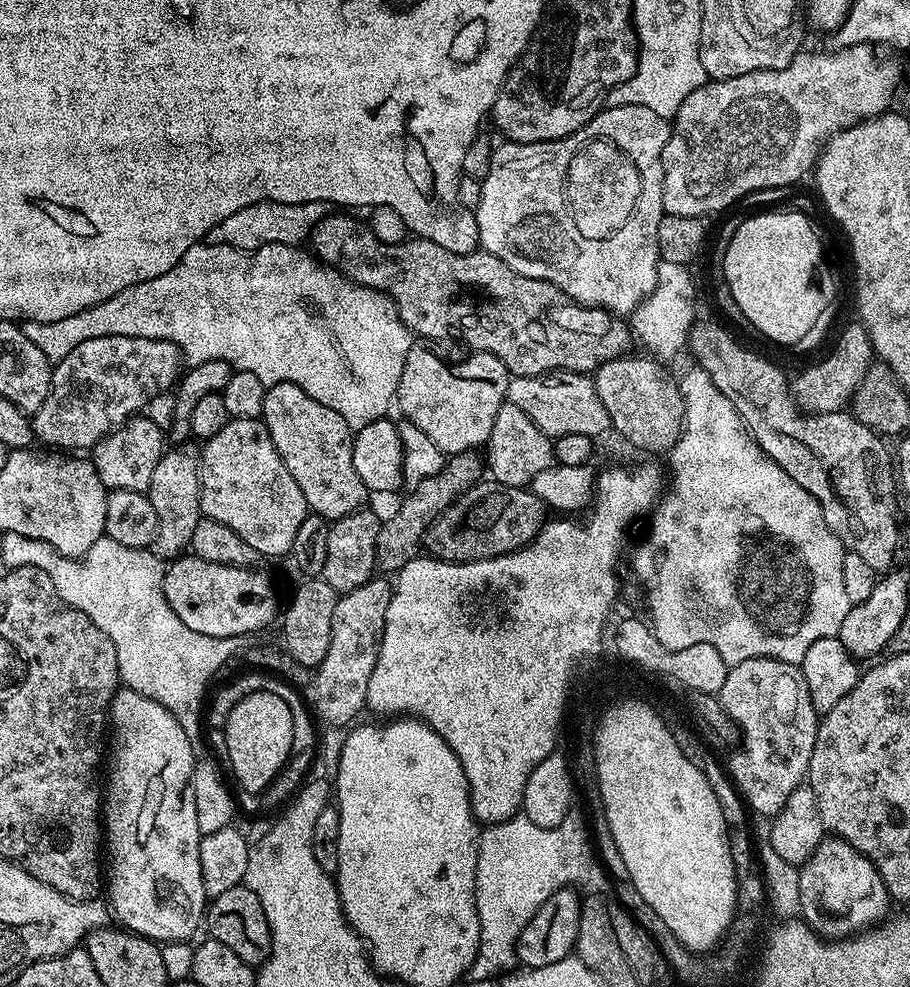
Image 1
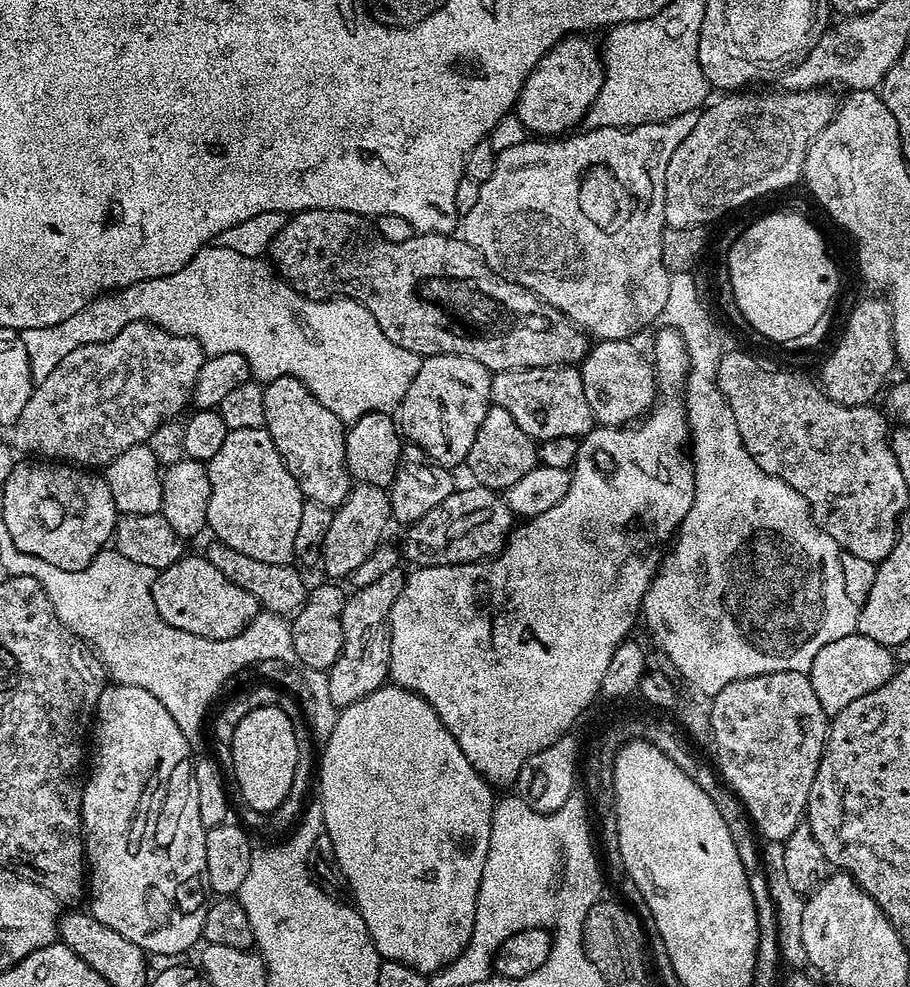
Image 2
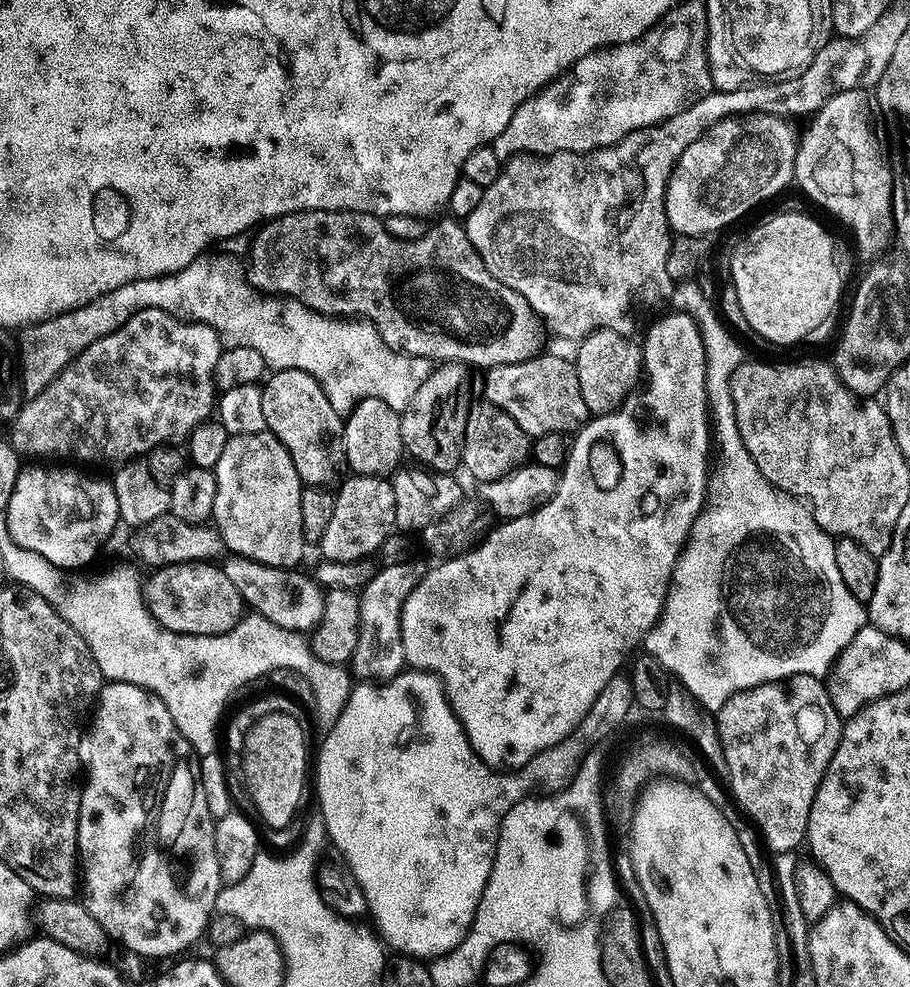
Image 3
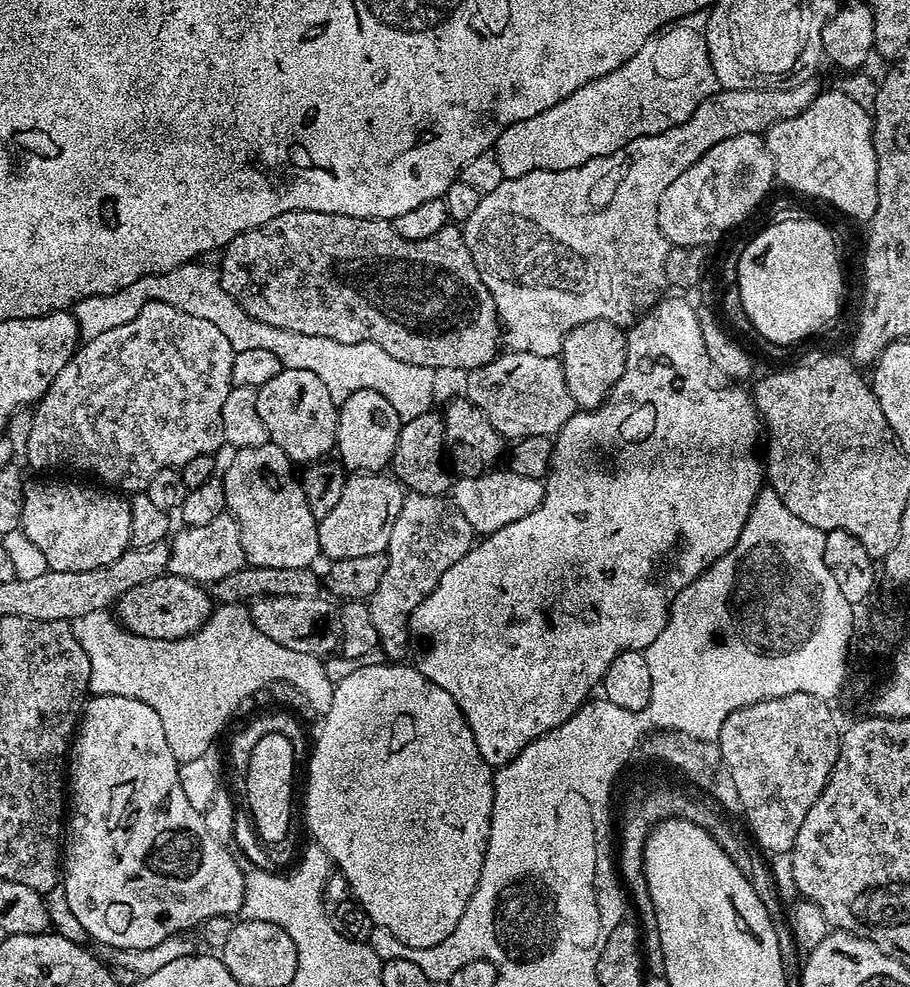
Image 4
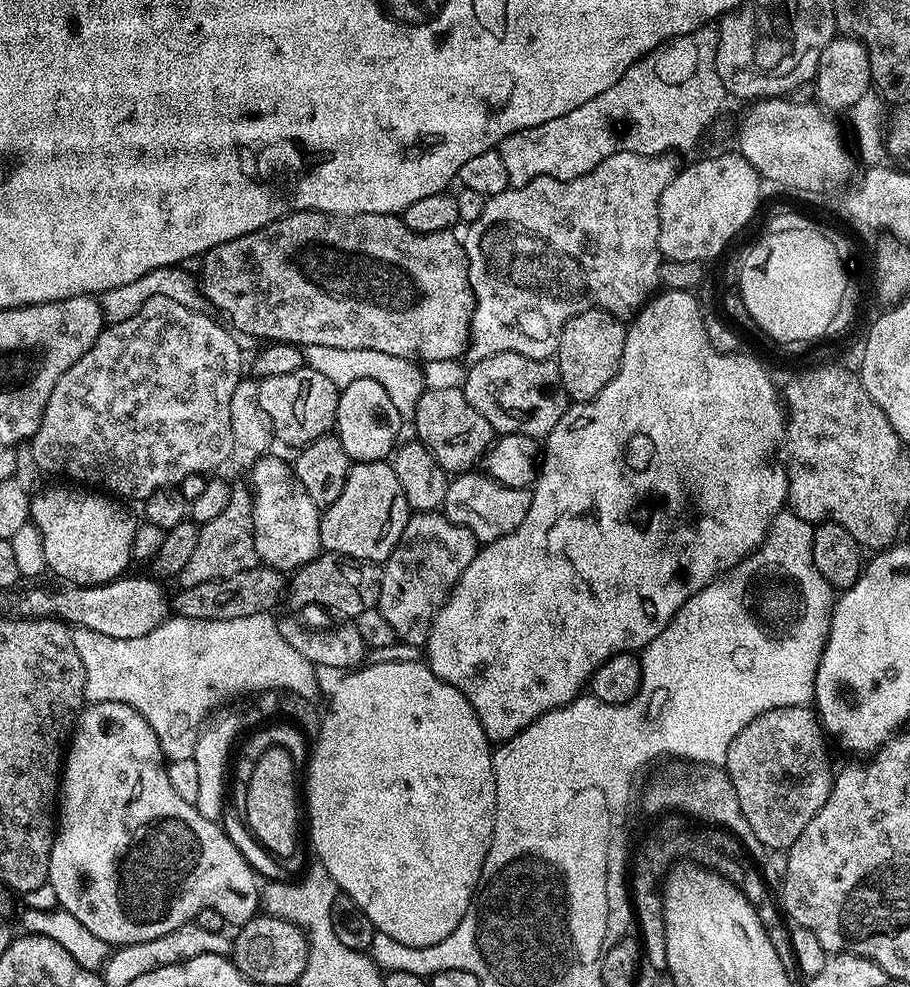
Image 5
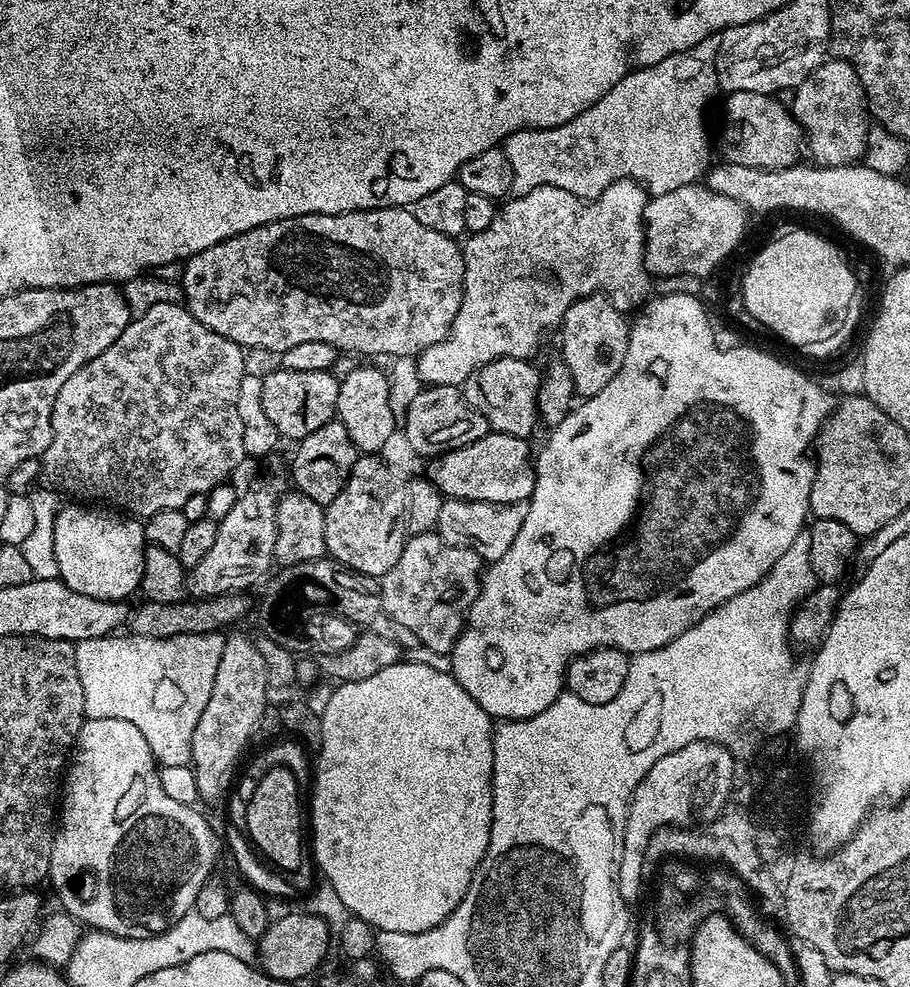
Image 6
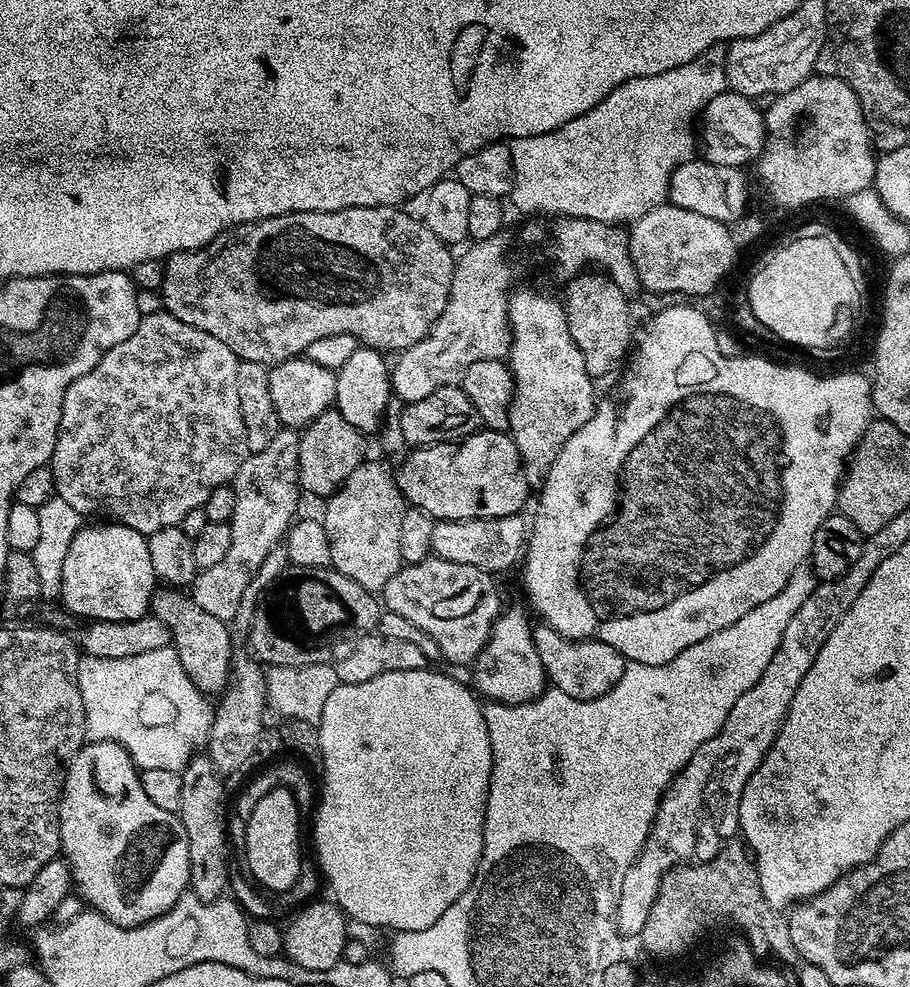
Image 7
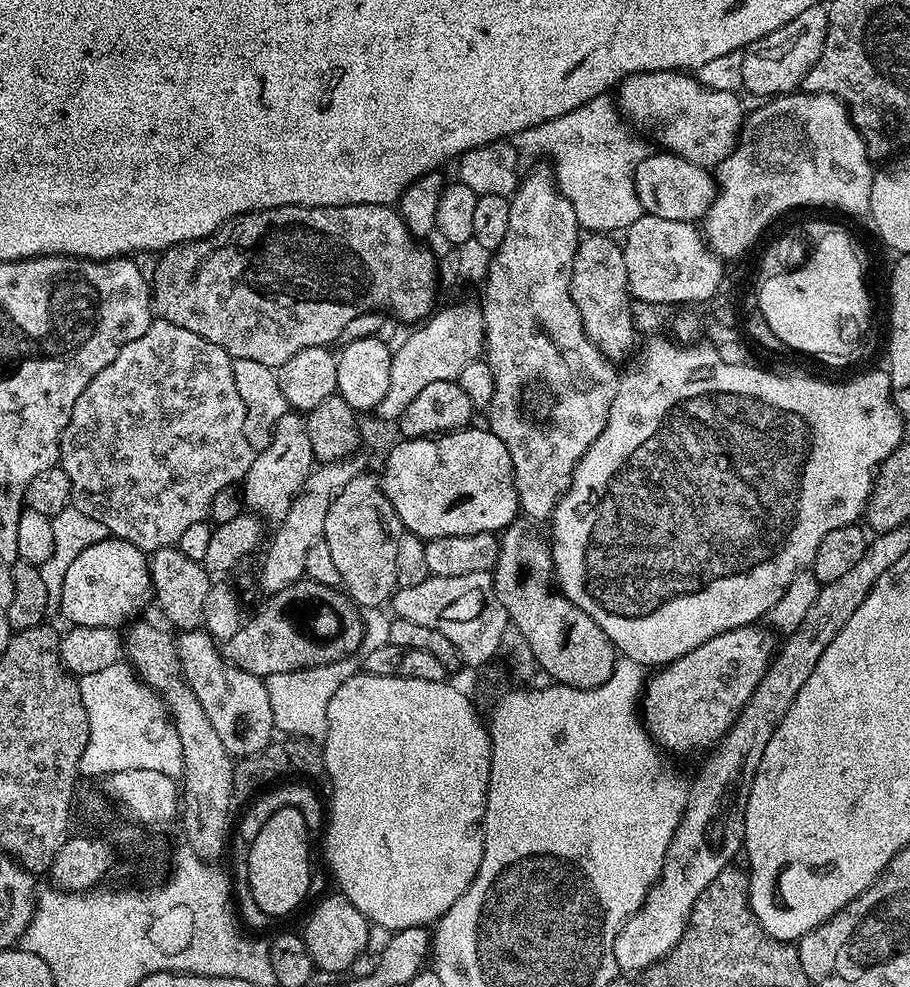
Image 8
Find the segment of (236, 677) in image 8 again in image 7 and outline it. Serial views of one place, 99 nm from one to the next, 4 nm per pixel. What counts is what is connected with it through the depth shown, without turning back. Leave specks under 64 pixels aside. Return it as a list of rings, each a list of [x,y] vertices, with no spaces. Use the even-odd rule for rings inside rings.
[[[157,587],[152,593],[150,612],[162,622],[166,622],[172,635],[171,647],[180,655],[182,666],[196,688],[205,694],[223,693],[229,684],[234,653],[234,636],[229,625],[214,618],[214,614],[206,614],[206,610],[202,610],[202,606],[198,606],[198,602],[194,602],[191,595],[179,587]]]

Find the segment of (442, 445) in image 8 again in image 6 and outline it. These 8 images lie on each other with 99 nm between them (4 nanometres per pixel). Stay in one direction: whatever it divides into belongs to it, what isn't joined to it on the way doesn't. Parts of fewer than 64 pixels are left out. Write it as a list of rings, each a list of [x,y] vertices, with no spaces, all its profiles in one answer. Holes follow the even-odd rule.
[[[489,430],[478,442],[435,457],[430,479],[445,498],[513,504],[532,498],[536,481],[534,448],[522,436]]]

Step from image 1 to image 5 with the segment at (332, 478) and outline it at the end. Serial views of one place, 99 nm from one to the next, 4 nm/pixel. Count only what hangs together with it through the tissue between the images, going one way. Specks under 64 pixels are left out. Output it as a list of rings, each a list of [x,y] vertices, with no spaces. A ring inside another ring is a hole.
[[[307,366],[290,374],[265,376],[258,383],[258,402],[266,414],[270,414],[272,435],[277,441],[289,444],[292,450],[299,450],[305,444],[329,435],[336,423],[340,389],[326,374]]]

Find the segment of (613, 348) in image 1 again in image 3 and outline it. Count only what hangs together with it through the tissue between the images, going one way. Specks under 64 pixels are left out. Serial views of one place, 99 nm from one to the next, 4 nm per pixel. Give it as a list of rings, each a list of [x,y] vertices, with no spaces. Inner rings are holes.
[[[291,212],[255,229],[256,237],[251,237],[246,253],[246,279],[261,294],[279,293],[323,316],[359,318],[370,323],[395,352],[407,352],[409,356],[487,370],[537,355],[541,351],[540,317],[522,294],[510,290],[486,270],[486,262],[474,250],[463,223],[447,219],[433,223],[422,238],[403,240],[386,230],[381,217],[368,212]]]

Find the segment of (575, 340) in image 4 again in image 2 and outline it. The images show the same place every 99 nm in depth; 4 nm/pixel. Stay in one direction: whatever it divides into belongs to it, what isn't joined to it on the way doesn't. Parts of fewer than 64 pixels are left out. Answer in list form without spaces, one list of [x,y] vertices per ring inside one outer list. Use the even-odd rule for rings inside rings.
[[[602,340],[593,343],[587,356],[578,365],[582,388],[586,390],[586,402],[590,402],[590,410],[596,415],[597,425],[610,428],[631,425],[645,414],[651,413],[652,406],[658,399],[653,361],[645,353],[644,357],[634,345],[632,340]]]

